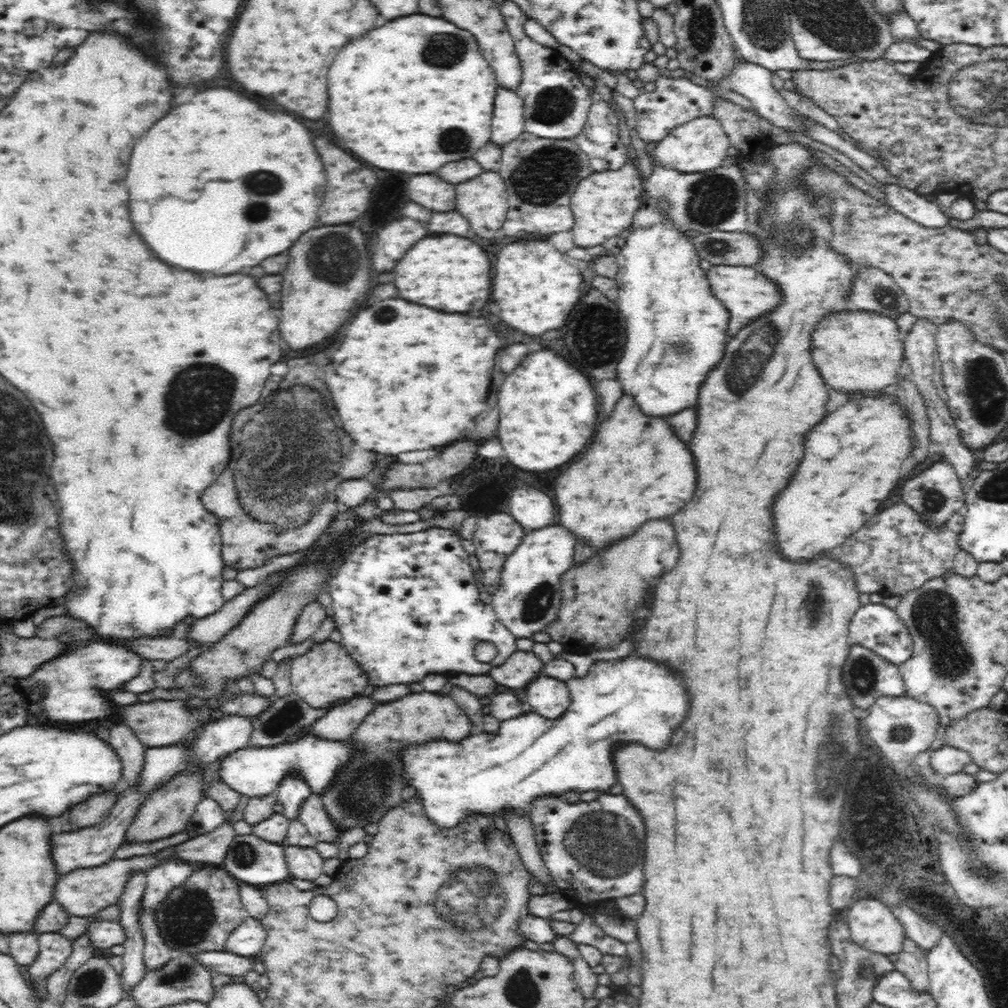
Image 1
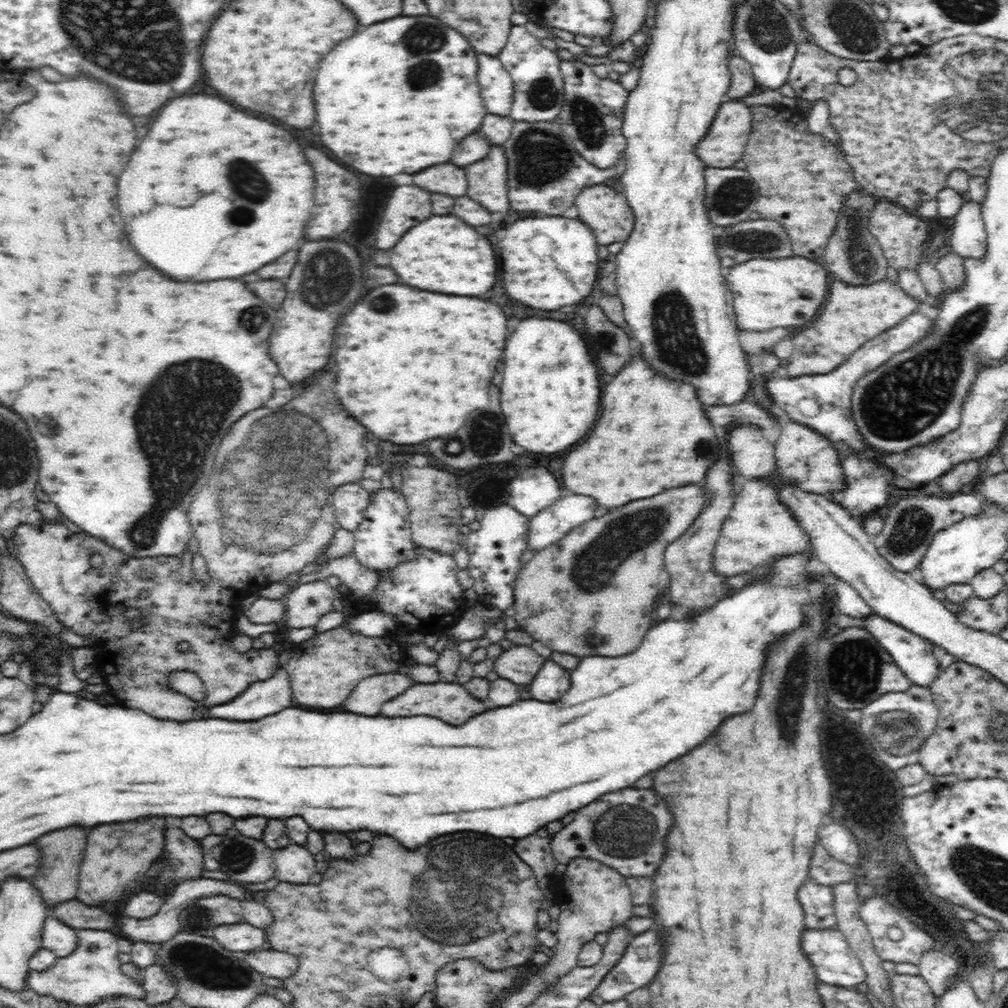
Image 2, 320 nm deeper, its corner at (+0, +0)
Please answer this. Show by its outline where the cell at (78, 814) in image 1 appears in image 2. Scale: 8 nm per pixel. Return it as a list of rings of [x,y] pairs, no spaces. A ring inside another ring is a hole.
[[[80,826],[64,828],[58,832],[50,832],[46,836],[40,836],[32,844],[40,850],[39,869],[28,878],[31,883],[41,892],[46,906],[50,910],[56,904],[62,904],[75,898],[78,888],[80,866],[85,853],[88,830]]]

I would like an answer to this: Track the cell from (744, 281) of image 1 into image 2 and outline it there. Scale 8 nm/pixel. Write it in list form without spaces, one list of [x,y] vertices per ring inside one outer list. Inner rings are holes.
[[[798,255],[747,260],[730,268],[725,279],[726,286],[733,294],[738,330],[765,331],[802,326],[812,320],[812,316],[816,316],[820,304],[826,300],[828,290],[825,268]]]

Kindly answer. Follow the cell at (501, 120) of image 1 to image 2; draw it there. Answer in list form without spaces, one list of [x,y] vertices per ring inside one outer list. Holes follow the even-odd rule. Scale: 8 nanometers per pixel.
[[[477,54],[477,79],[481,97],[490,114],[509,116],[514,83],[497,56]]]

